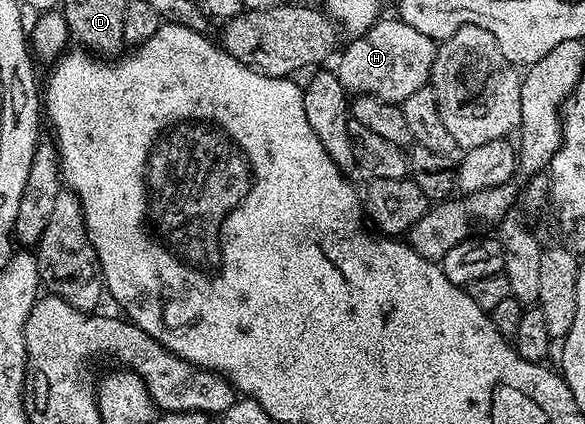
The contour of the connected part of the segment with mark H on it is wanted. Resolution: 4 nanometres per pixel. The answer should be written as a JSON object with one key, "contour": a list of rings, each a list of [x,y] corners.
{"contour":[[[400,17],[382,18],[368,31],[350,38],[340,52],[341,60],[335,64],[339,81],[346,92],[358,95],[378,95],[387,103],[402,104],[411,93],[427,86],[429,70],[437,52],[437,43],[431,37],[411,29]]]}

